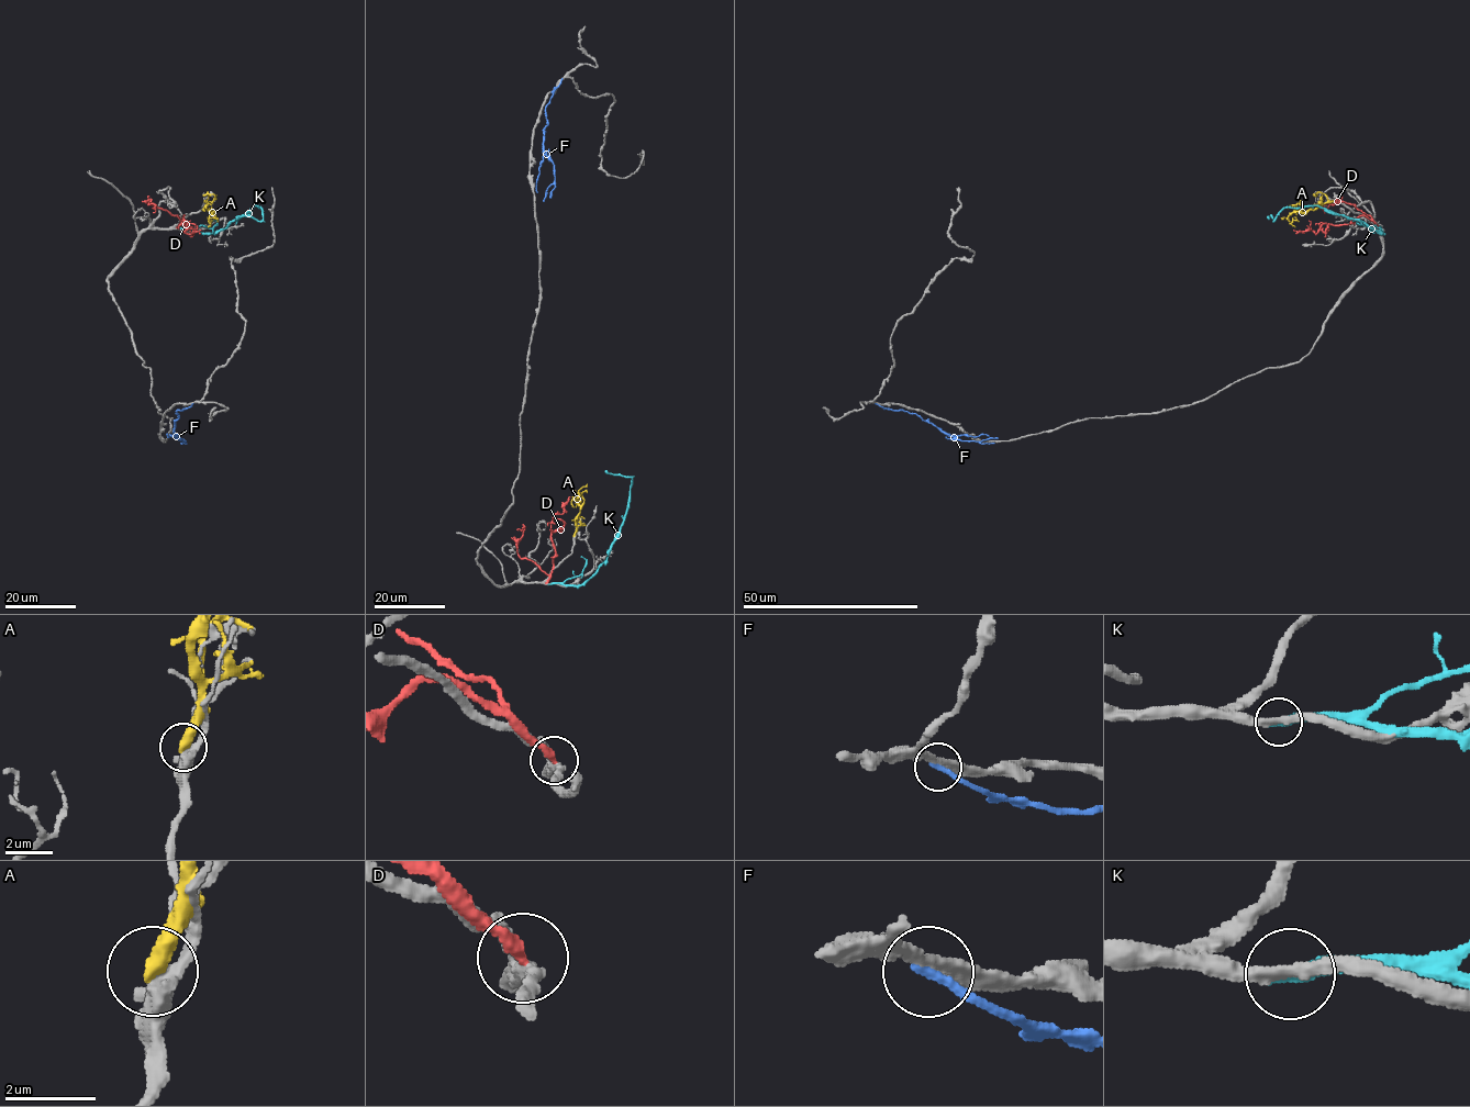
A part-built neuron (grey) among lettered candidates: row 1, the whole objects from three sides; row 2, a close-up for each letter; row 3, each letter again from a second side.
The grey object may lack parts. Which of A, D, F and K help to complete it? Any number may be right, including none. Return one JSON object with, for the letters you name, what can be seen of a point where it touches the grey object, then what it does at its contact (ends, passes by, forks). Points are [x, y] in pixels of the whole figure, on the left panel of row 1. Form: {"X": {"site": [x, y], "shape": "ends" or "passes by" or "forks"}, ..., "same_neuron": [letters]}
{"same_neuron": []}

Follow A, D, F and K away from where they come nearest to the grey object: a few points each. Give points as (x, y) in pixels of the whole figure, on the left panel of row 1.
A: (204, 201), (207, 208), (214, 212), (208, 221), (212, 220)
D: (176, 227), (185, 216), (186, 223), (181, 225), (195, 231), (187, 234), (187, 230), (200, 230)
F: (192, 404), (176, 411), (175, 435), (186, 440), (174, 437)
K: (181, 228), (218, 233), (254, 205), (260, 208), (260, 221), (235, 217)

